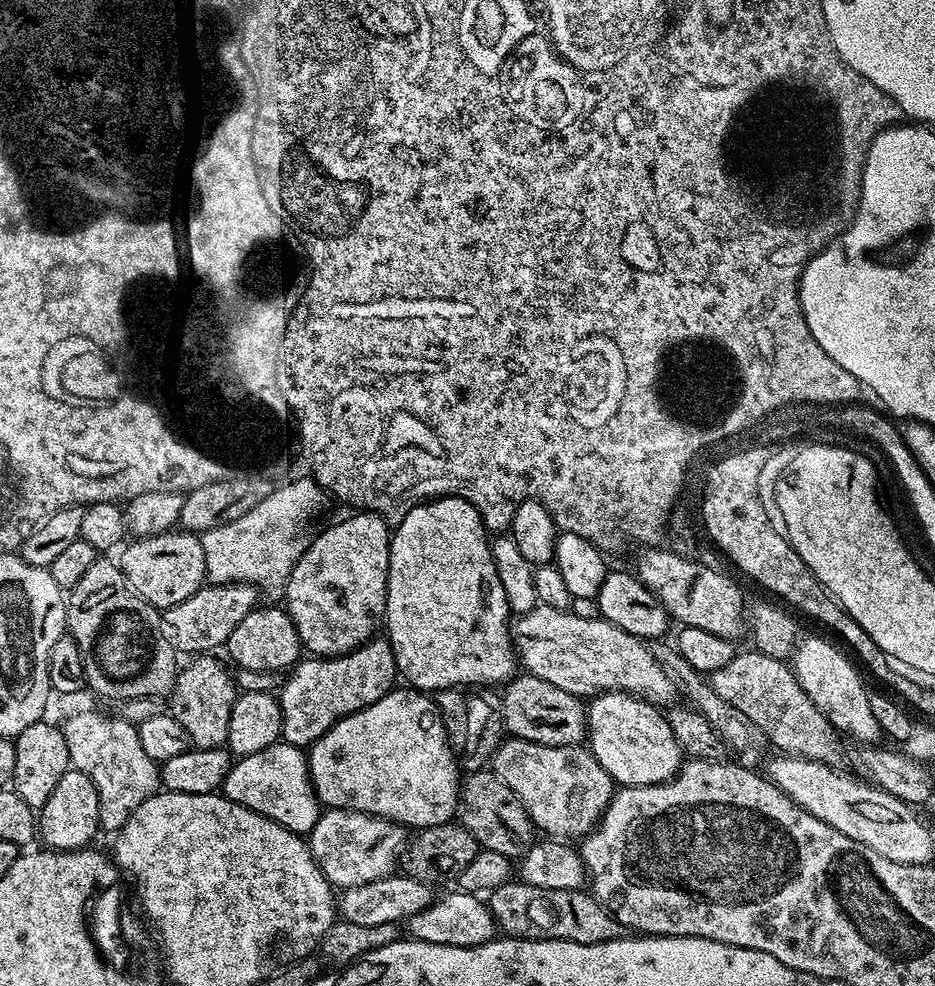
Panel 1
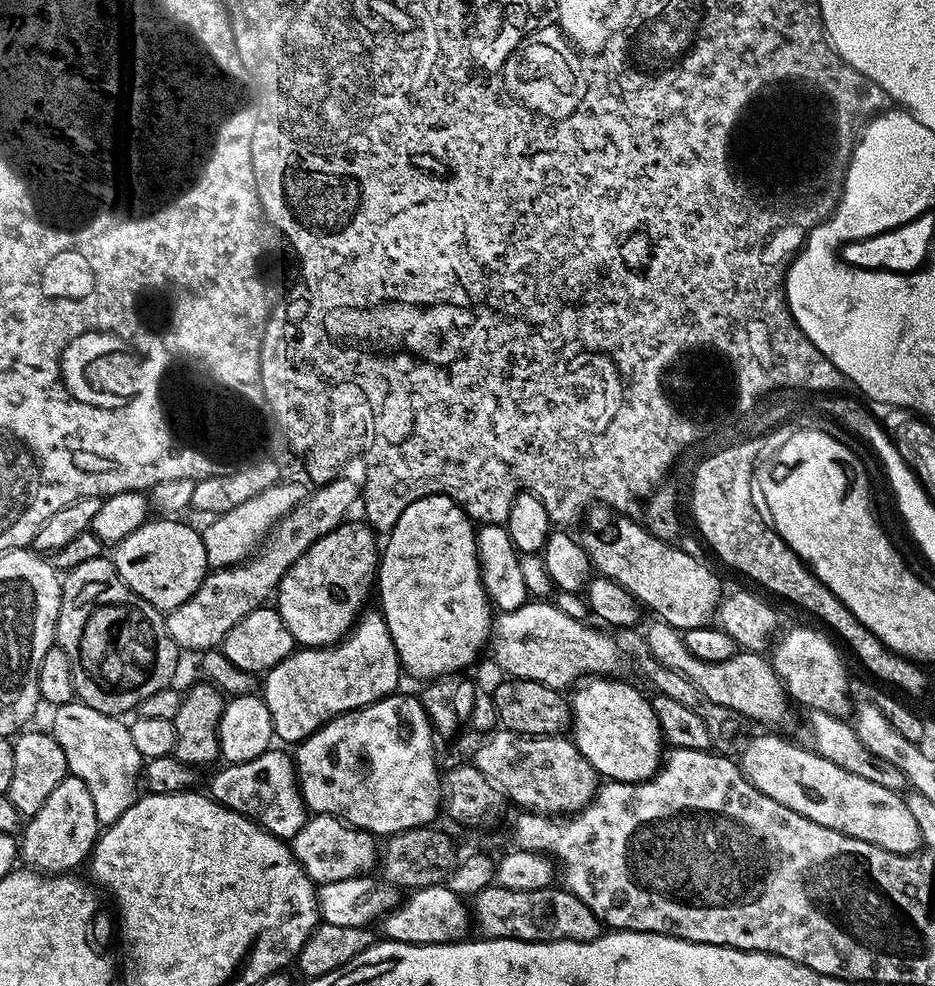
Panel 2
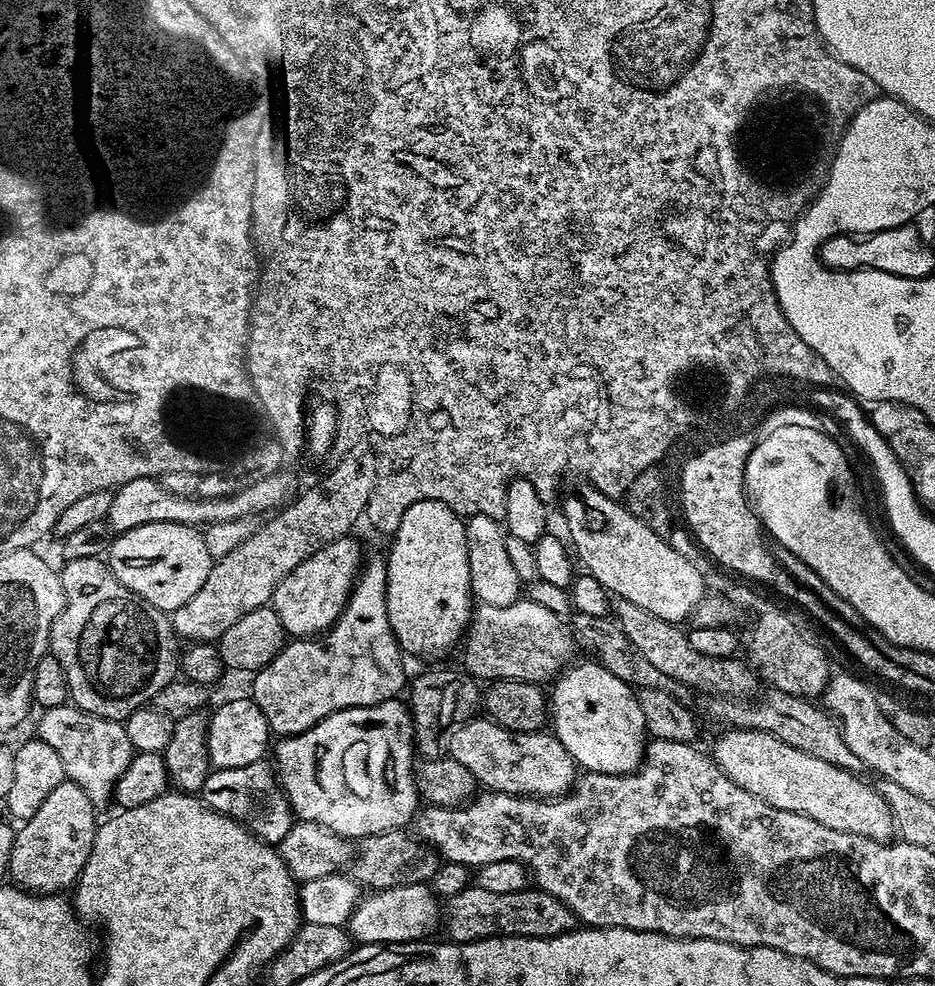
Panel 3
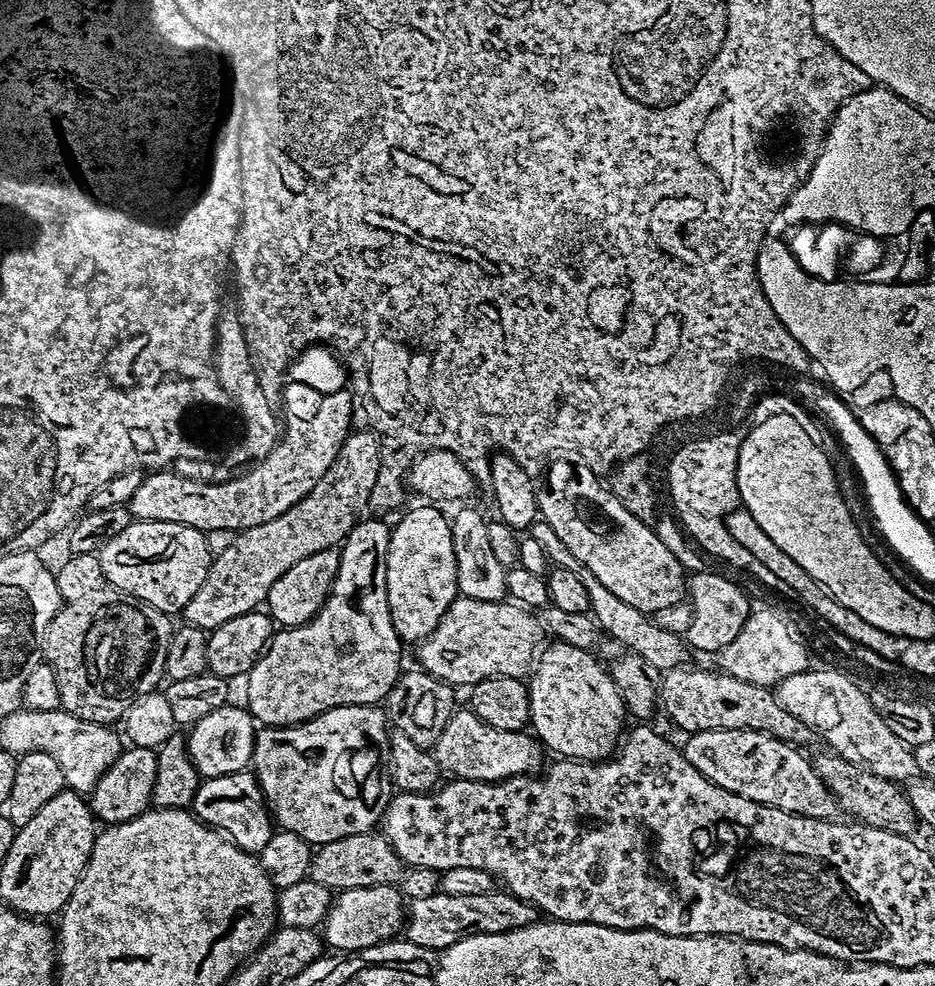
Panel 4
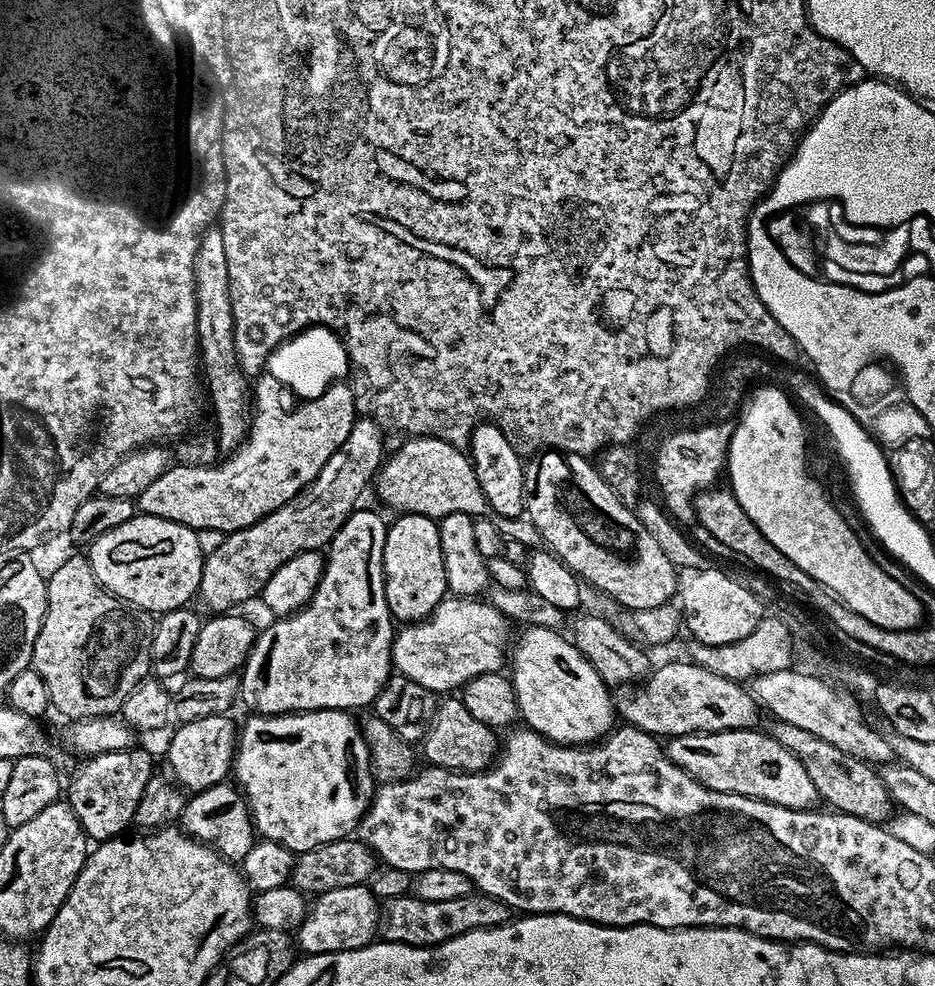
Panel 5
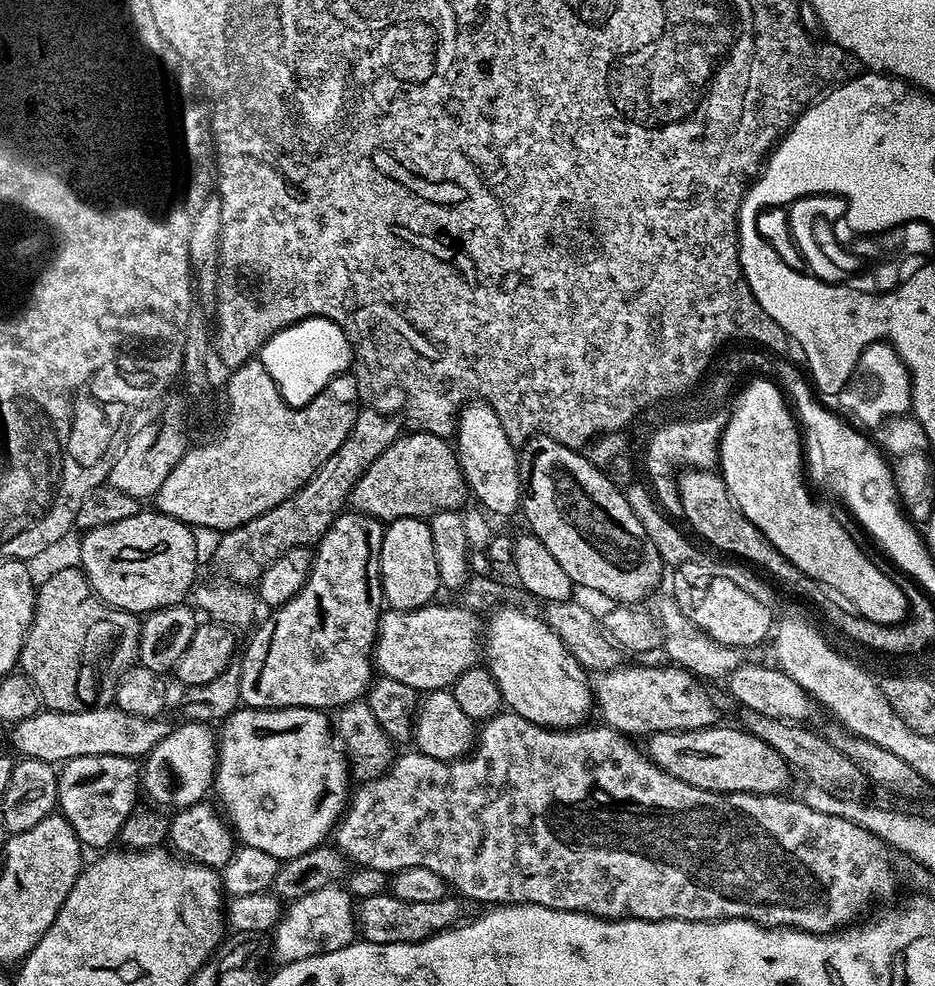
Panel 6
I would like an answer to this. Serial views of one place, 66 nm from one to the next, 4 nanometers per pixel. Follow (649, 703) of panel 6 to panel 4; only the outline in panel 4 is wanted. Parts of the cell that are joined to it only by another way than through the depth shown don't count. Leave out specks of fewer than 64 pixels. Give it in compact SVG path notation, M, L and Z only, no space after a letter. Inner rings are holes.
M679 666L673 668L672 671L665 671L662 683L658 688L658 696L662 701L662 708L668 711L668 716L684 731L684 734L693 732L705 732L708 729L752 729L755 732L764 732L772 737L778 738L791 744L792 747L807 748L818 740L818 734L815 729L811 728L802 719L796 715L790 714L783 703L776 697L769 687L760 685L752 685L740 681L729 674L716 671L698 670L696 668L686 668L687 666Z

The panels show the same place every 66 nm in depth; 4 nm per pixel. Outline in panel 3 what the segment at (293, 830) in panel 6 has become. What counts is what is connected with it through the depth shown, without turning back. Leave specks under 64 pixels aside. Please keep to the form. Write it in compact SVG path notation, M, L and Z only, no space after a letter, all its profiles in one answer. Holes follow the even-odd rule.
M399 699L387 700L369 708L347 708L335 712L310 730L297 736L285 736L279 743L274 764L279 779L280 776L284 779L283 791L291 811L301 821L320 824L326 831L344 837L349 842L359 842L365 836L400 830L413 823L422 797L416 791L412 760L412 713Z

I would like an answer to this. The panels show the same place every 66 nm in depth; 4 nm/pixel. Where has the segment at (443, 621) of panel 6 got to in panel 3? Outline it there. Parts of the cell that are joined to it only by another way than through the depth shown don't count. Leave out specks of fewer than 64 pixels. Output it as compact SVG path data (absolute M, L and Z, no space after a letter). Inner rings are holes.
M527 598L516 600L510 606L480 604L470 616L462 648L463 644L465 670L483 682L551 681L573 659L574 651L569 625L546 610L546 606L538 606L538 602Z

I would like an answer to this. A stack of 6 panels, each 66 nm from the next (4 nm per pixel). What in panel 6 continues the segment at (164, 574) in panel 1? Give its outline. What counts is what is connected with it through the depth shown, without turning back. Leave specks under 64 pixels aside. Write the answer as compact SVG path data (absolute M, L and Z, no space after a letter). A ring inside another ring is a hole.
M141 510L134 518L126 518L110 526L98 526L94 530L83 533L79 567L88 577L88 583L92 585L93 592L105 604L119 611L129 614L135 614L135 612L147 614L159 608L183 605L197 583L198 563L192 529L174 518L163 516L161 512Z

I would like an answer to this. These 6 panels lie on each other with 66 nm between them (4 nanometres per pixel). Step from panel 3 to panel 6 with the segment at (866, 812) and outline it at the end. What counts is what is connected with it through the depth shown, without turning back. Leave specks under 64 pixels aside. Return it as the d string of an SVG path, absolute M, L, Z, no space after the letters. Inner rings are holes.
M713 726L693 732L656 732L647 737L646 755L666 774L707 792L752 792L755 796L774 796L783 793L788 784L790 767L766 742L744 731L743 727Z

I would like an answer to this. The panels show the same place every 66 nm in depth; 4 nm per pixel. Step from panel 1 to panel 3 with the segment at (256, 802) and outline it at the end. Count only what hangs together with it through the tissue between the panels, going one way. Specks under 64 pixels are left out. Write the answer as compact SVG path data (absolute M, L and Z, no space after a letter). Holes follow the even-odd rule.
M267 759L259 760L250 766L242 766L241 768L217 768L209 771L202 789L203 803L215 812L224 808L224 811L221 812L223 816L229 816L232 812L236 812L234 820L250 826L251 831L267 843L273 846L279 845L280 840L283 839L293 823L294 816L290 811L287 795L270 795L272 776L274 780L274 768ZM258 792L260 792L260 801L256 803L255 795Z

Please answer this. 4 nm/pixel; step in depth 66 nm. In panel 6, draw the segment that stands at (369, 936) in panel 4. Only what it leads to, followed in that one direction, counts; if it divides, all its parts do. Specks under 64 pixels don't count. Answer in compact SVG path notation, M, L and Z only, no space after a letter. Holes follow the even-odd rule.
M333 886L322 890L314 890L314 894L306 894L306 898L293 900L283 909L281 918L270 936L270 952L275 959L276 956L280 959L279 963L281 965L286 965L295 960L305 960L318 954L342 950L347 944L353 943L357 936L354 897L347 887Z

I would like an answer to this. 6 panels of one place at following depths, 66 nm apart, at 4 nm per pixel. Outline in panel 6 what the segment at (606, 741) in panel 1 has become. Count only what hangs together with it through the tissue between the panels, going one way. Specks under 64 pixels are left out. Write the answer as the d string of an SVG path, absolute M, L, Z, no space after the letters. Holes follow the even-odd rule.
M514 606L497 607L500 609L486 620L486 635L482 640L486 667L494 682L498 682L501 701L522 718L544 728L581 727L587 721L584 719L594 712L589 673L539 615L527 616L510 607Z

